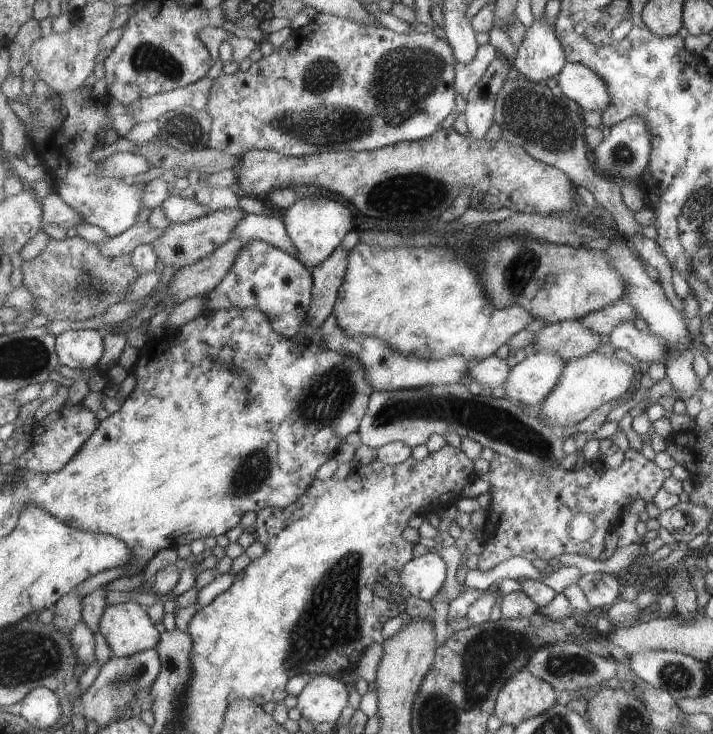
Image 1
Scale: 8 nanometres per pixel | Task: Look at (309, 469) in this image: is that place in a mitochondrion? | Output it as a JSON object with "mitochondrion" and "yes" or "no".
{"mitochondrion":"no"}

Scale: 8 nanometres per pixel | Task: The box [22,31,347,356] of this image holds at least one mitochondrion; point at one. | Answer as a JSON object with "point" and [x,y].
{"point":[97,282]}

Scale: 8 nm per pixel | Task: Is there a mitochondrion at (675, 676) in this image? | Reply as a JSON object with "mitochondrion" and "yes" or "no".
{"mitochondrion":"yes"}

